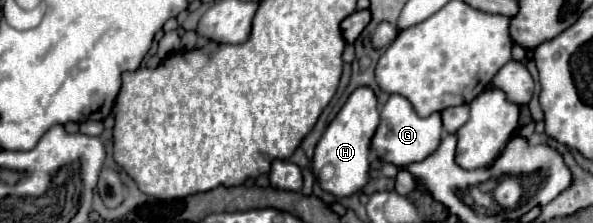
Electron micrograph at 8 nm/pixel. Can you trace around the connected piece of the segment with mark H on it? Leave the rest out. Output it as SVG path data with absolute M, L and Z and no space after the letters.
M359 87L347 99L337 117L329 123L323 137L315 145L313 155L313 173L323 191L335 197L349 197L359 193L369 179L369 155L371 139L379 125L379 111L375 93L369 87Z

